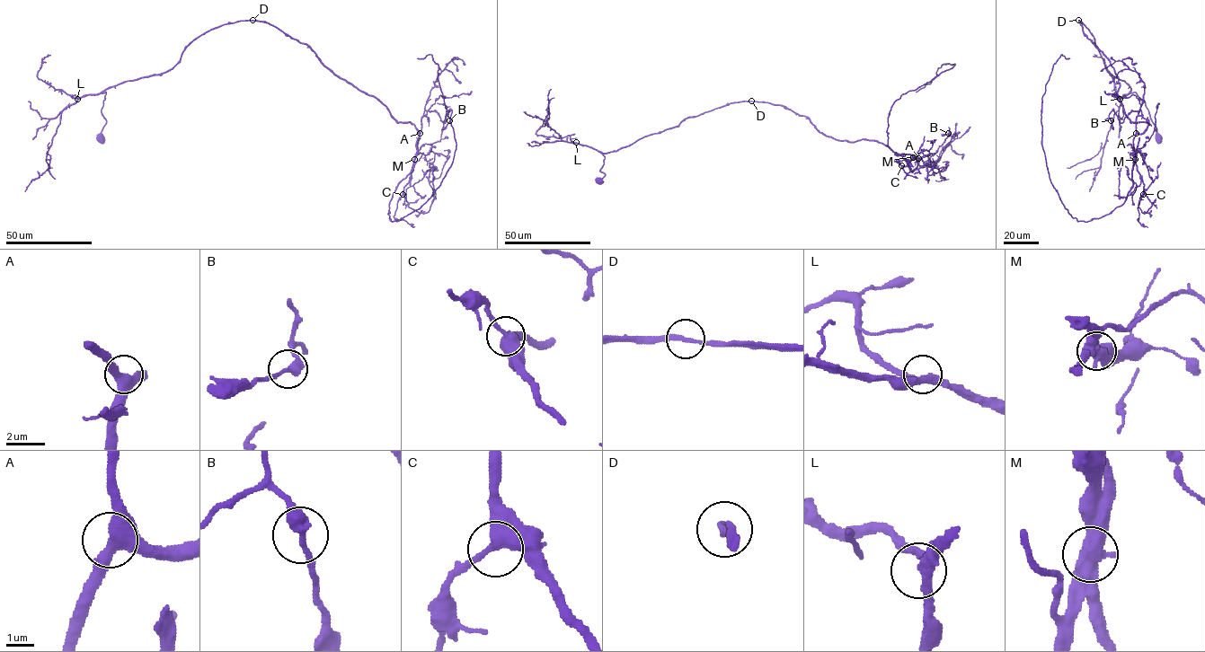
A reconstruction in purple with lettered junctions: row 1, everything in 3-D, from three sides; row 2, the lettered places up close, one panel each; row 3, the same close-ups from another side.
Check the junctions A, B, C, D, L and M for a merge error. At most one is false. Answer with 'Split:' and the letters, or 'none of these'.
Split: M

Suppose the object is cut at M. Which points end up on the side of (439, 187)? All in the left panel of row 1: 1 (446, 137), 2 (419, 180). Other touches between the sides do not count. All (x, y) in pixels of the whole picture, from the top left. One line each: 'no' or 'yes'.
1: no
2: no

